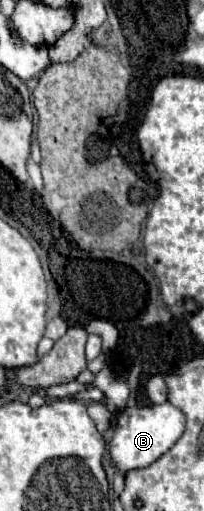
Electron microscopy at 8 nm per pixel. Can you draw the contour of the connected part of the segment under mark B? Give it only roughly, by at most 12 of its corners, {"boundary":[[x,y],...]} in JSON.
{"boundary":[[169,401],[125,407],[109,459],[127,475],[167,453],[183,433]]}

